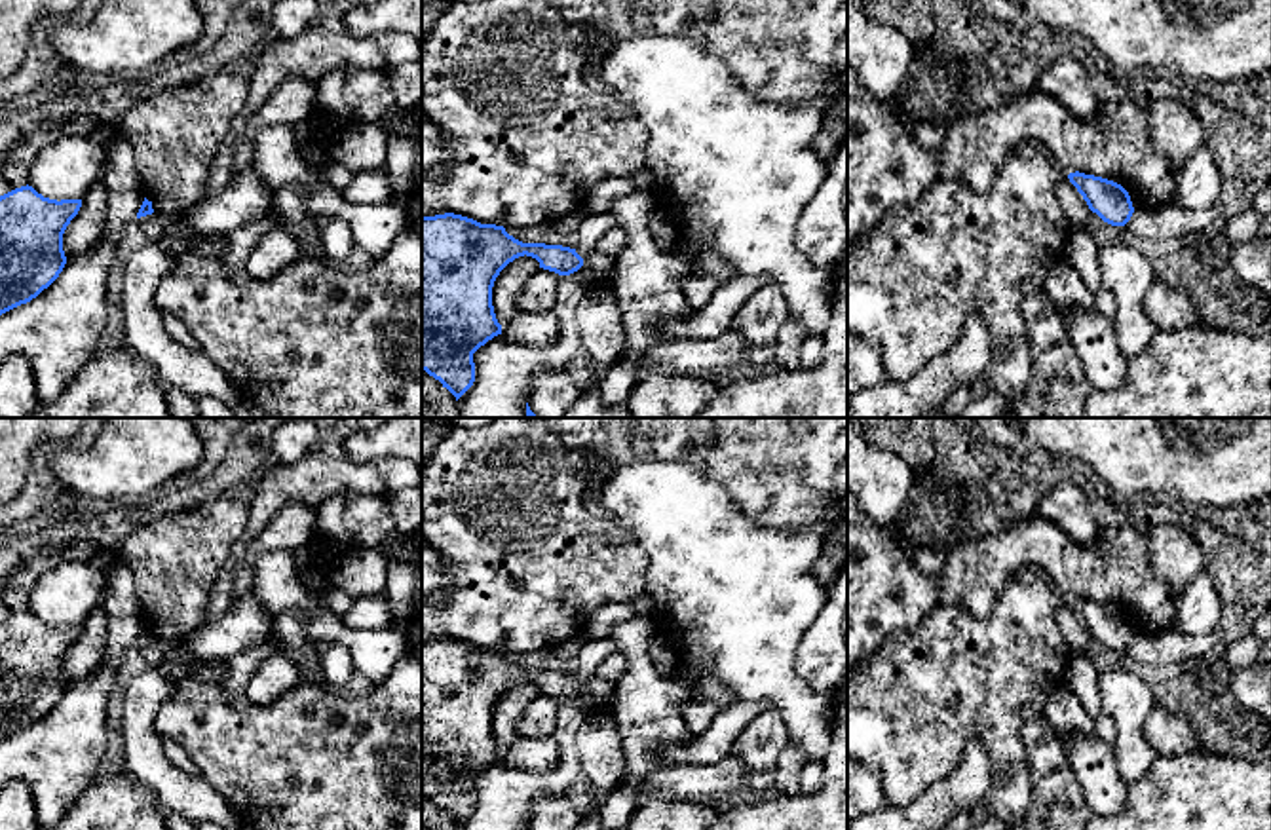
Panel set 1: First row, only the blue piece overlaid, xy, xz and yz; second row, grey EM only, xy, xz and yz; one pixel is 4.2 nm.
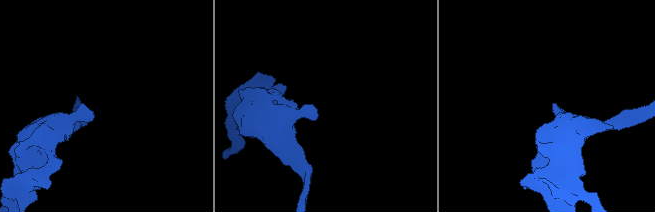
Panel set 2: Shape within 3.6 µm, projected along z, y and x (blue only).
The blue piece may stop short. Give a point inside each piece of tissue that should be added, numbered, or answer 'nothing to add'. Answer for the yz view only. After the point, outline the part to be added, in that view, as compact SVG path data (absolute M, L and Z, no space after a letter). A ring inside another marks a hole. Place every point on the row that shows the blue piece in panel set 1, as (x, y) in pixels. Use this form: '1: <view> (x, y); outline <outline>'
nothing to add

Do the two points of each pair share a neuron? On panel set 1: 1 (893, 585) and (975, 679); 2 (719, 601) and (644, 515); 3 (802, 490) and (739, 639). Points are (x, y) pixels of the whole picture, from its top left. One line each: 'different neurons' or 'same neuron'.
1: different neurons
2: same neuron
3: different neurons

